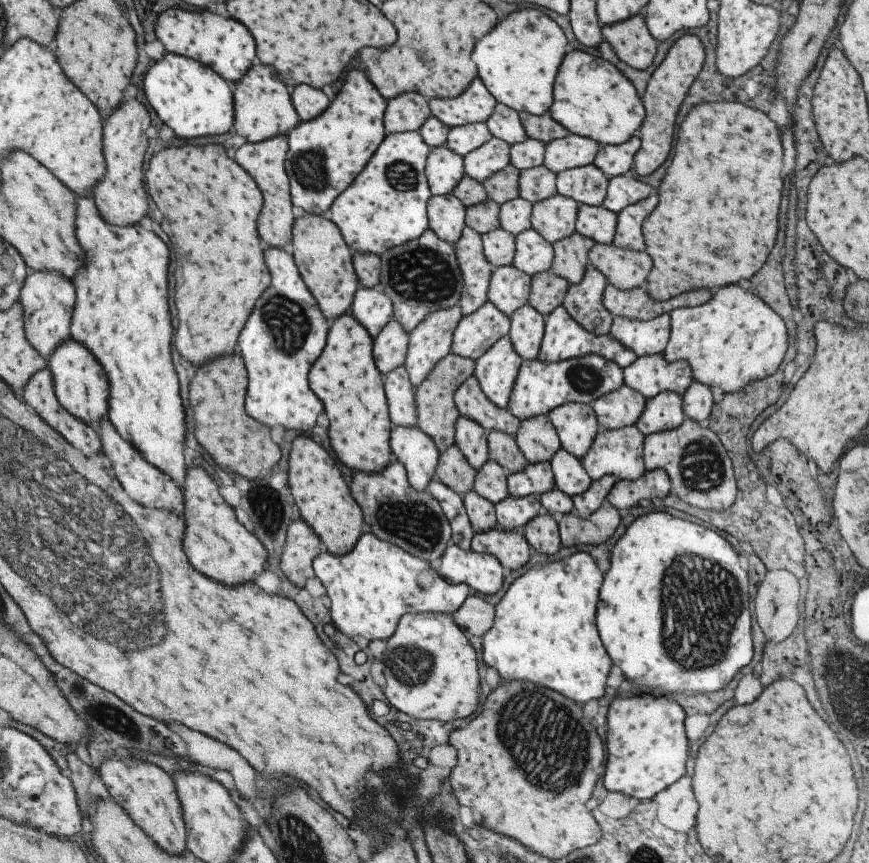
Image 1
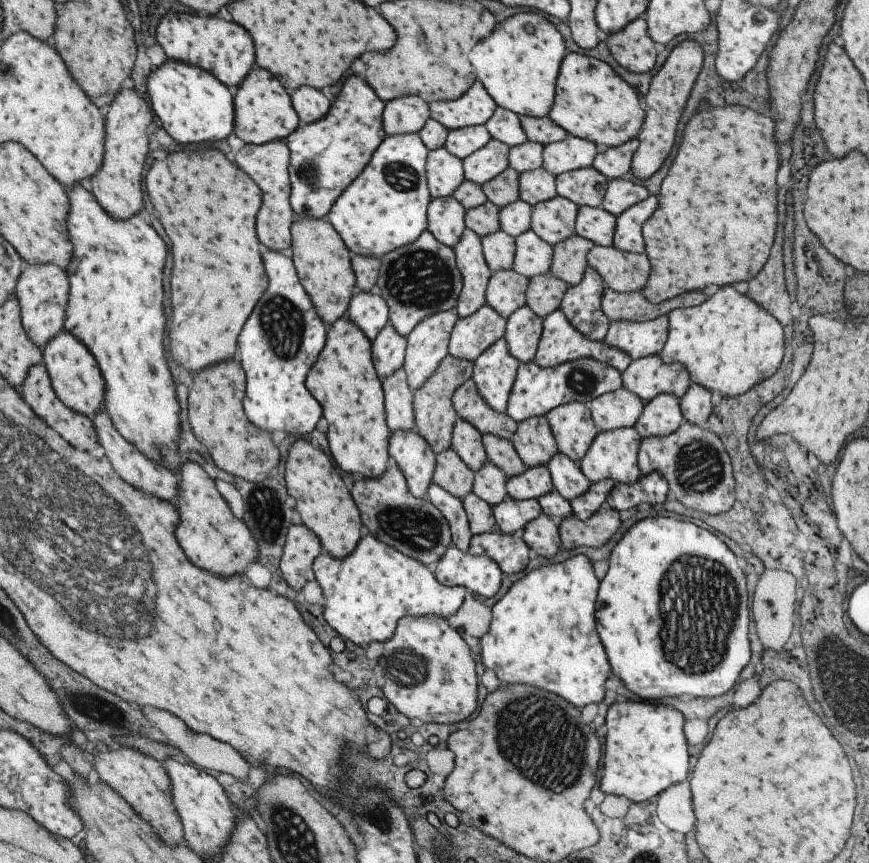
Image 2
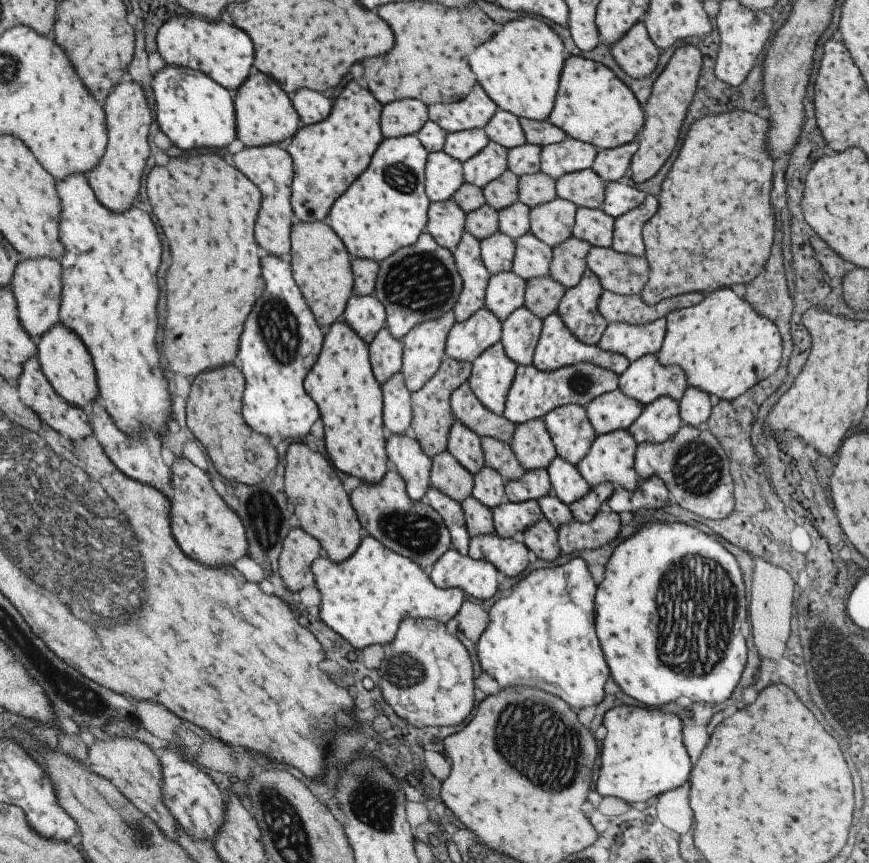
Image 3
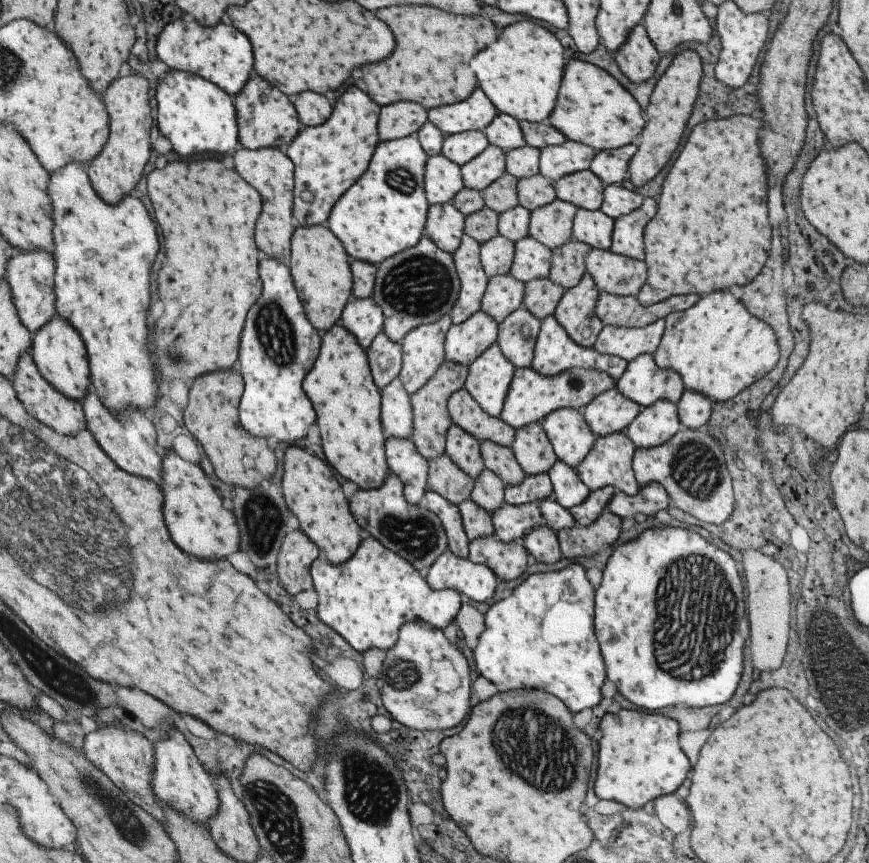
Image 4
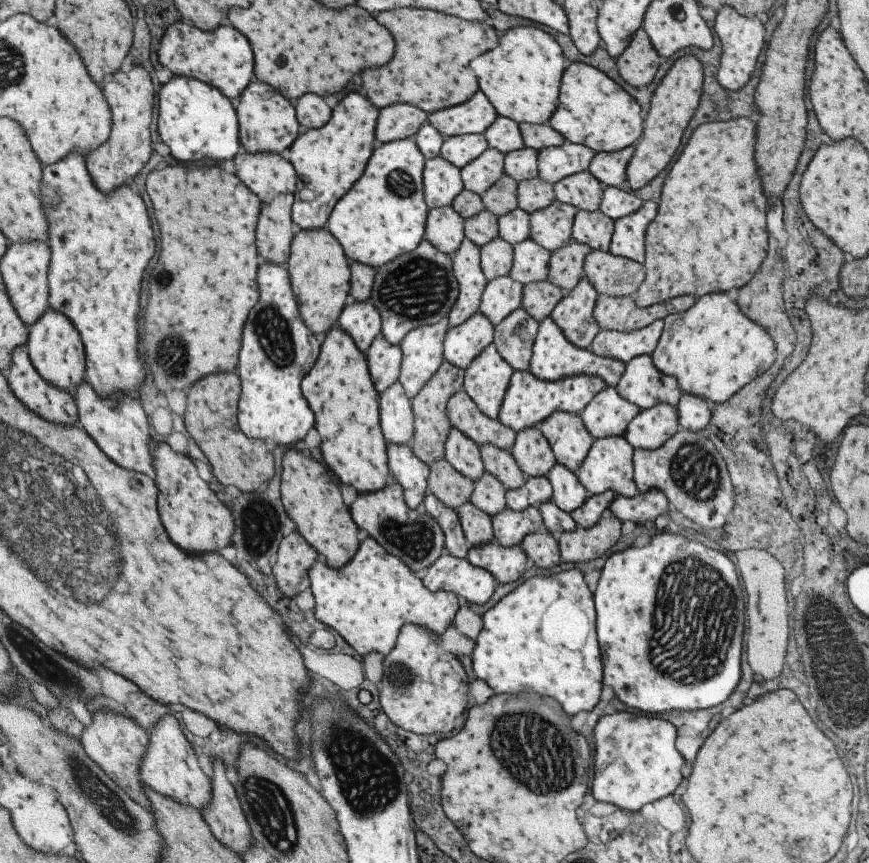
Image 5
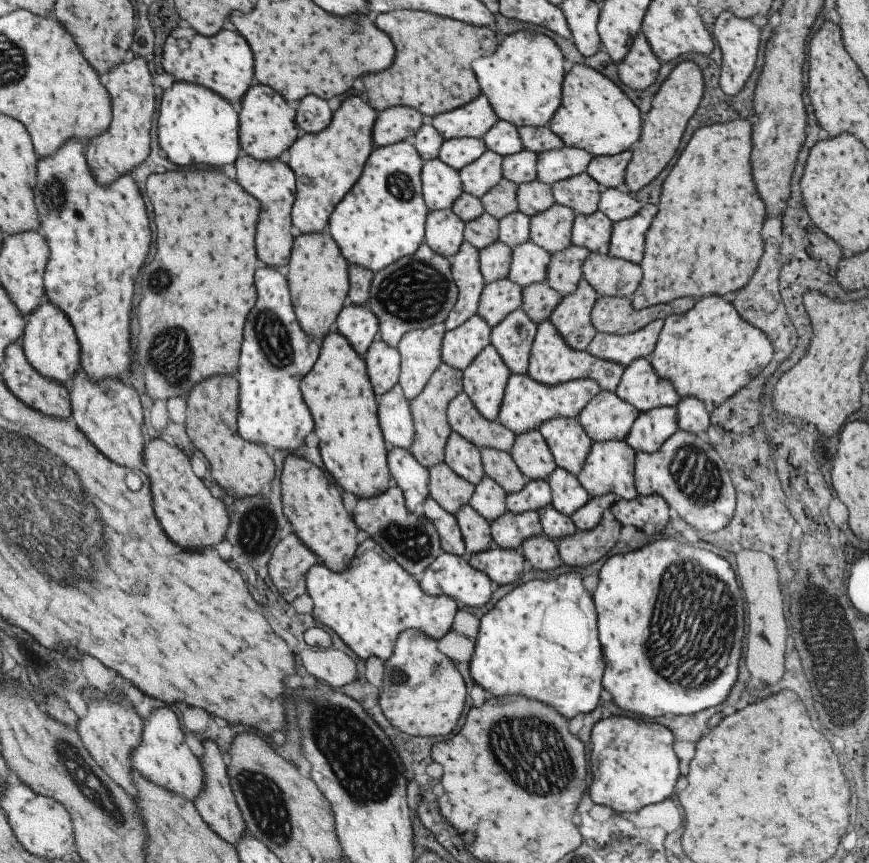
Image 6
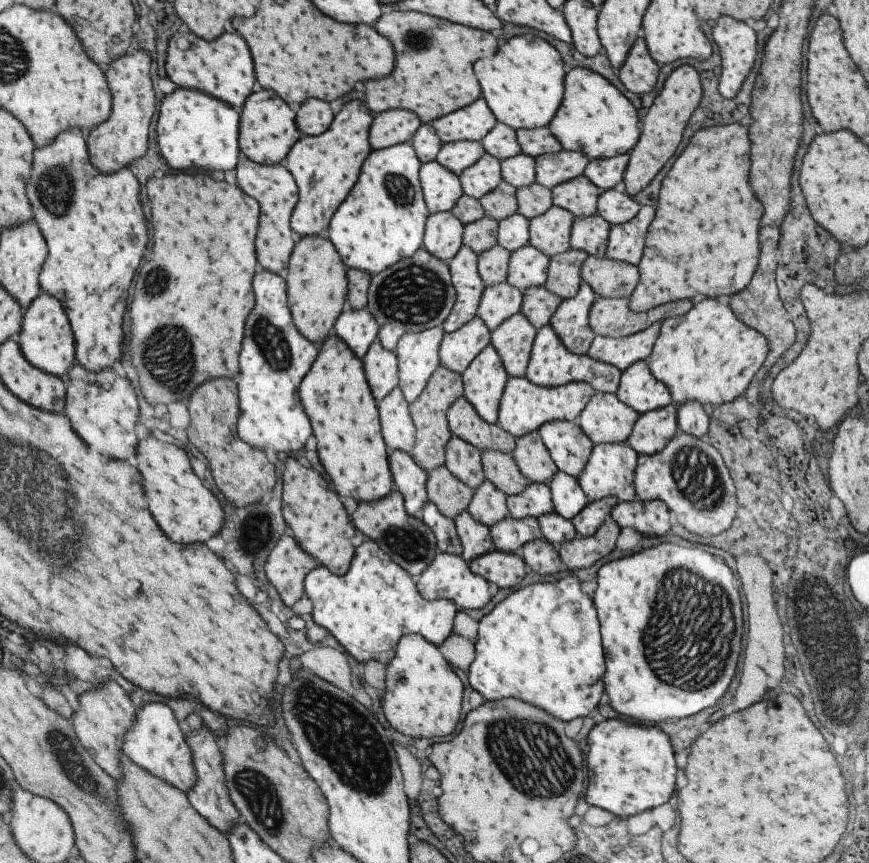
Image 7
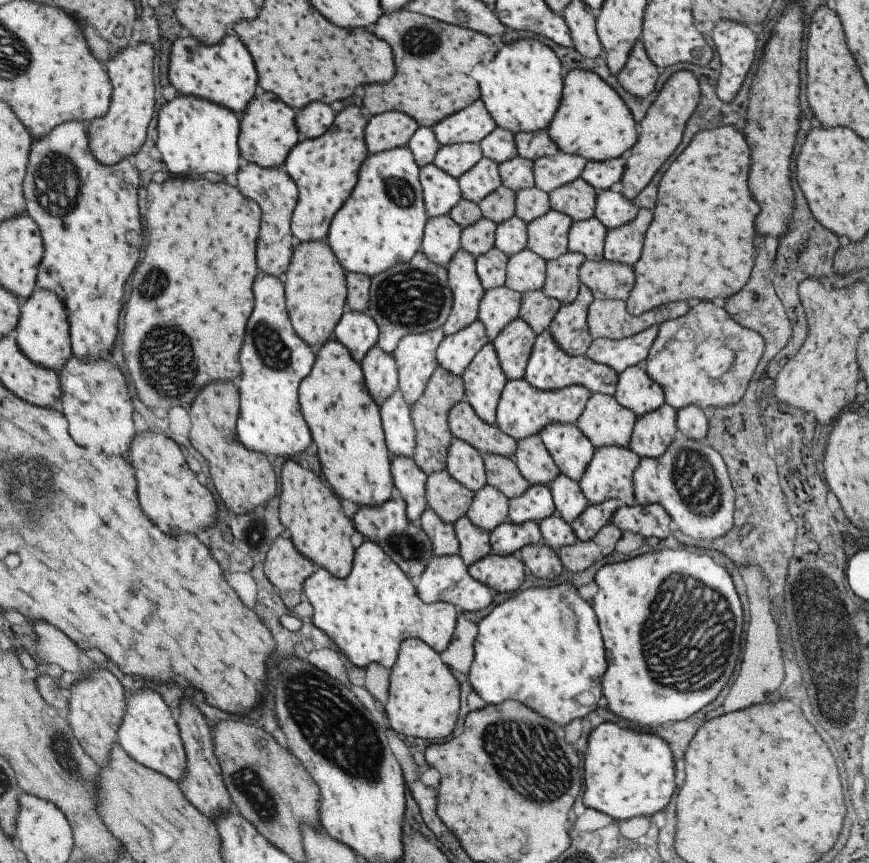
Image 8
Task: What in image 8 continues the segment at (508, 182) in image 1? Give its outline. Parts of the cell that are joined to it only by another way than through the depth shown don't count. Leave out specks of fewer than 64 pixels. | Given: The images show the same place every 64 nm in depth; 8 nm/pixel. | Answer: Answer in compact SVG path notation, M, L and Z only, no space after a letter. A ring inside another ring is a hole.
M500 185L476 205L483 219L493 222L496 226L514 216L515 194Z

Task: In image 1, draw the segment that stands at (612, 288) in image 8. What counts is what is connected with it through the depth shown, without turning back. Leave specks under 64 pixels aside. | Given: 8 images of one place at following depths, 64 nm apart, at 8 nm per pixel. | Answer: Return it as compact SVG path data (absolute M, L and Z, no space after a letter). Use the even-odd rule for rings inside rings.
M594 243L587 256L588 262L617 290L644 286L652 267L651 258L645 251L625 250L613 244Z

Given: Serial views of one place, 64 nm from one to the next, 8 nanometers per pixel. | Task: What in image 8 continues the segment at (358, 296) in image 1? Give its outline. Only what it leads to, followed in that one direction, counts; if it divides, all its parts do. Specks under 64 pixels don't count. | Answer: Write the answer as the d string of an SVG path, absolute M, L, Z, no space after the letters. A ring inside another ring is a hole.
M345 312L337 322L332 337L349 352L354 362L360 363L376 345L378 329L365 313Z

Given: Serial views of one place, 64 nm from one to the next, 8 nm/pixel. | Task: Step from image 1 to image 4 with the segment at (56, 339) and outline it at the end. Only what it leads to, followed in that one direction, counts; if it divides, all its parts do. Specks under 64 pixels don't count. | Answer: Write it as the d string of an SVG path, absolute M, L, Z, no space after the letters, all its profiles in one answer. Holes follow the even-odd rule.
M42 249L18 250L13 257L7 260L3 279L8 285L17 317L21 325L31 332L31 335L41 329L41 326L44 326L53 316L56 316L56 311L54 310L53 274L54 261L52 254Z

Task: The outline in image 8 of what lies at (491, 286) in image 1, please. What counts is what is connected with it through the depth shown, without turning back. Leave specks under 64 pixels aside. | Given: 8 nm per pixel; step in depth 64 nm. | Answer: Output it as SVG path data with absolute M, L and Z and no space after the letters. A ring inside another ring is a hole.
M504 285L488 289L482 295L476 320L483 326L486 340L491 343L510 321L518 318L521 294Z

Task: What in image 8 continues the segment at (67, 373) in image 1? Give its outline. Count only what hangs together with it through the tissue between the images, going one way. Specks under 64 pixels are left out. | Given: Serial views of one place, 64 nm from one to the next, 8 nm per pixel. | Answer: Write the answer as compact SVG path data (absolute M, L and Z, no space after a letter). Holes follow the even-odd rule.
M37 286L27 299L20 302L19 317L12 336L19 351L30 362L55 372L58 372L72 354L64 304L53 292Z

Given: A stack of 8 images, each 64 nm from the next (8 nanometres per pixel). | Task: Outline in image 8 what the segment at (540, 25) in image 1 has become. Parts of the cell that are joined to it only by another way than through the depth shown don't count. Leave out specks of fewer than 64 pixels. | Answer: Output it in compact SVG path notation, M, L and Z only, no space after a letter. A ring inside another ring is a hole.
M533 38L499 44L493 60L485 66L475 66L471 76L479 84L480 102L493 123L511 134L546 130L562 96L563 77L559 60L547 46Z

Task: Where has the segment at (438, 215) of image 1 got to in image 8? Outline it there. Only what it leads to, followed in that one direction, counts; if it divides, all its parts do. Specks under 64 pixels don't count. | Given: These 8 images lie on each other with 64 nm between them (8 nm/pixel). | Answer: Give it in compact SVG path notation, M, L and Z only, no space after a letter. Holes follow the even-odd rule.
M448 215L428 218L422 233L420 252L436 266L446 267L460 249L461 228Z

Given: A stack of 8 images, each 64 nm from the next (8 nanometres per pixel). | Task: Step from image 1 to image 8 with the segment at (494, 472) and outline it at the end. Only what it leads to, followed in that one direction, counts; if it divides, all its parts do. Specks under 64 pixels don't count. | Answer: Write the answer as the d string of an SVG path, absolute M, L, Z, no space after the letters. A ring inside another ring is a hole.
M485 484L473 494L465 515L473 526L489 534L495 526L508 521L508 500L503 494Z

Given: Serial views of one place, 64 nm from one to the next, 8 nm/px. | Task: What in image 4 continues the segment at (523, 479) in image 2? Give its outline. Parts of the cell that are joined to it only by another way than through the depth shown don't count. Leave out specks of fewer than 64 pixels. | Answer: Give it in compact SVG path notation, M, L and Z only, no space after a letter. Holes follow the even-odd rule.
M546 473L527 475L517 485L505 485L504 502L507 505L523 505L551 498L552 487Z

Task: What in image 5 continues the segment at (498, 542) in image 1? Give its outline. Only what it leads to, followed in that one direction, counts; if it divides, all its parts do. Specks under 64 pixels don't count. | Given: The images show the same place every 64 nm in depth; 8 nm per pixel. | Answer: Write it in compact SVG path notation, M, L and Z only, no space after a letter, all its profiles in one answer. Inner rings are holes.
M494 540L478 548L469 548L465 560L473 567L489 572L497 584L519 580L527 562L519 545L503 547Z

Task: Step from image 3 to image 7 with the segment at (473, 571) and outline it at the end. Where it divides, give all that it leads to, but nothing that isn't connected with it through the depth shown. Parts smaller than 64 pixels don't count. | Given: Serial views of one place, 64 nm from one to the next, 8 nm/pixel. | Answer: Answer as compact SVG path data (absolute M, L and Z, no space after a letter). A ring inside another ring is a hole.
M439 553L433 557L429 566L421 572L417 582L415 582L417 592L425 600L445 599L453 602L458 611L467 609L483 608L491 596L489 596L489 584L485 578L473 574L460 555Z

